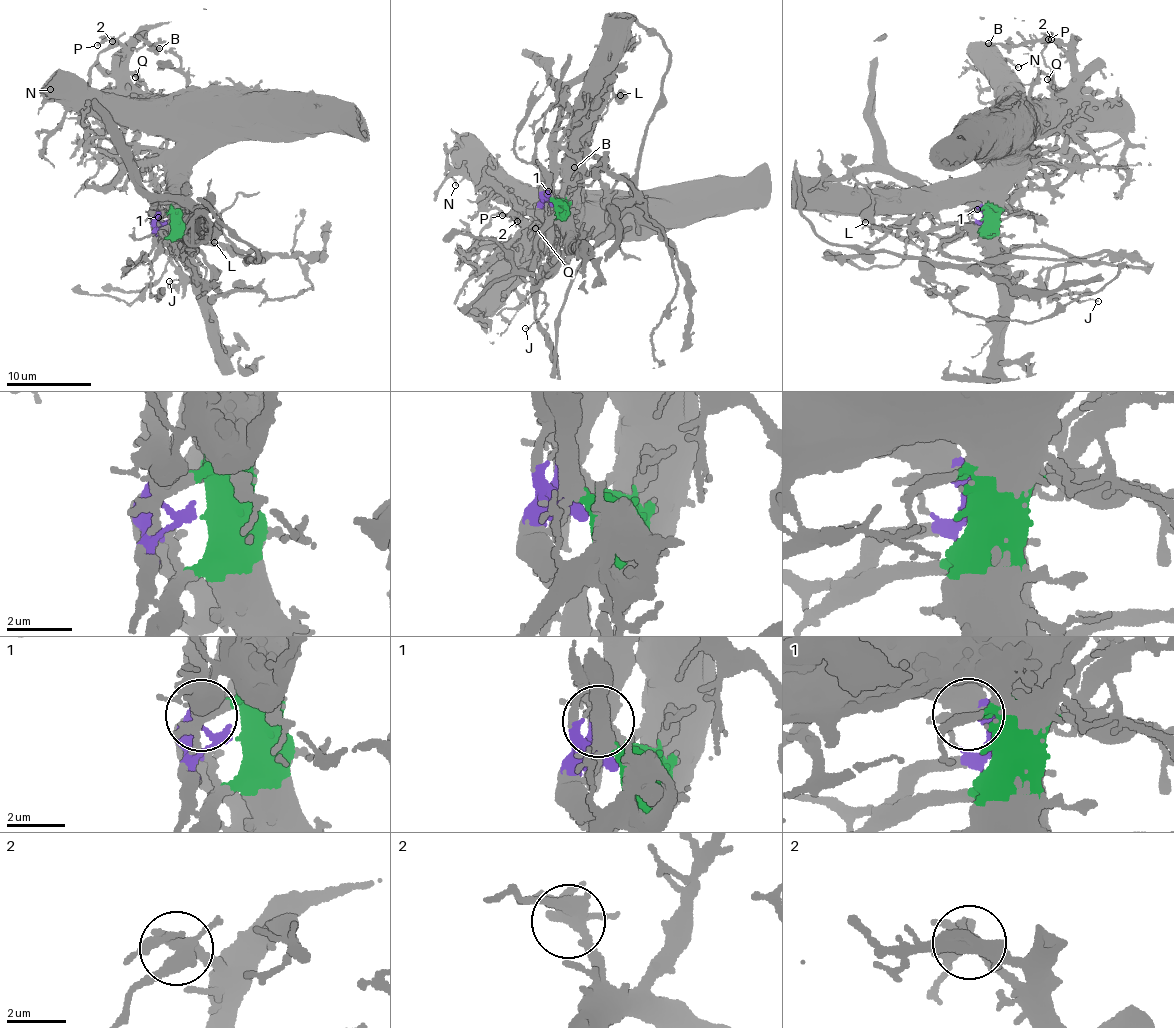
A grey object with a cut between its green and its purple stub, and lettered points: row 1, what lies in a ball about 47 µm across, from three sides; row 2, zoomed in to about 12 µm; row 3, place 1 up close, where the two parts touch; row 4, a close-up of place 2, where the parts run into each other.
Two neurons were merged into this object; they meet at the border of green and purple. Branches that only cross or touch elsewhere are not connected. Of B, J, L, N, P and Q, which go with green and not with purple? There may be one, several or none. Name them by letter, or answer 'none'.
B, N, P, Q

